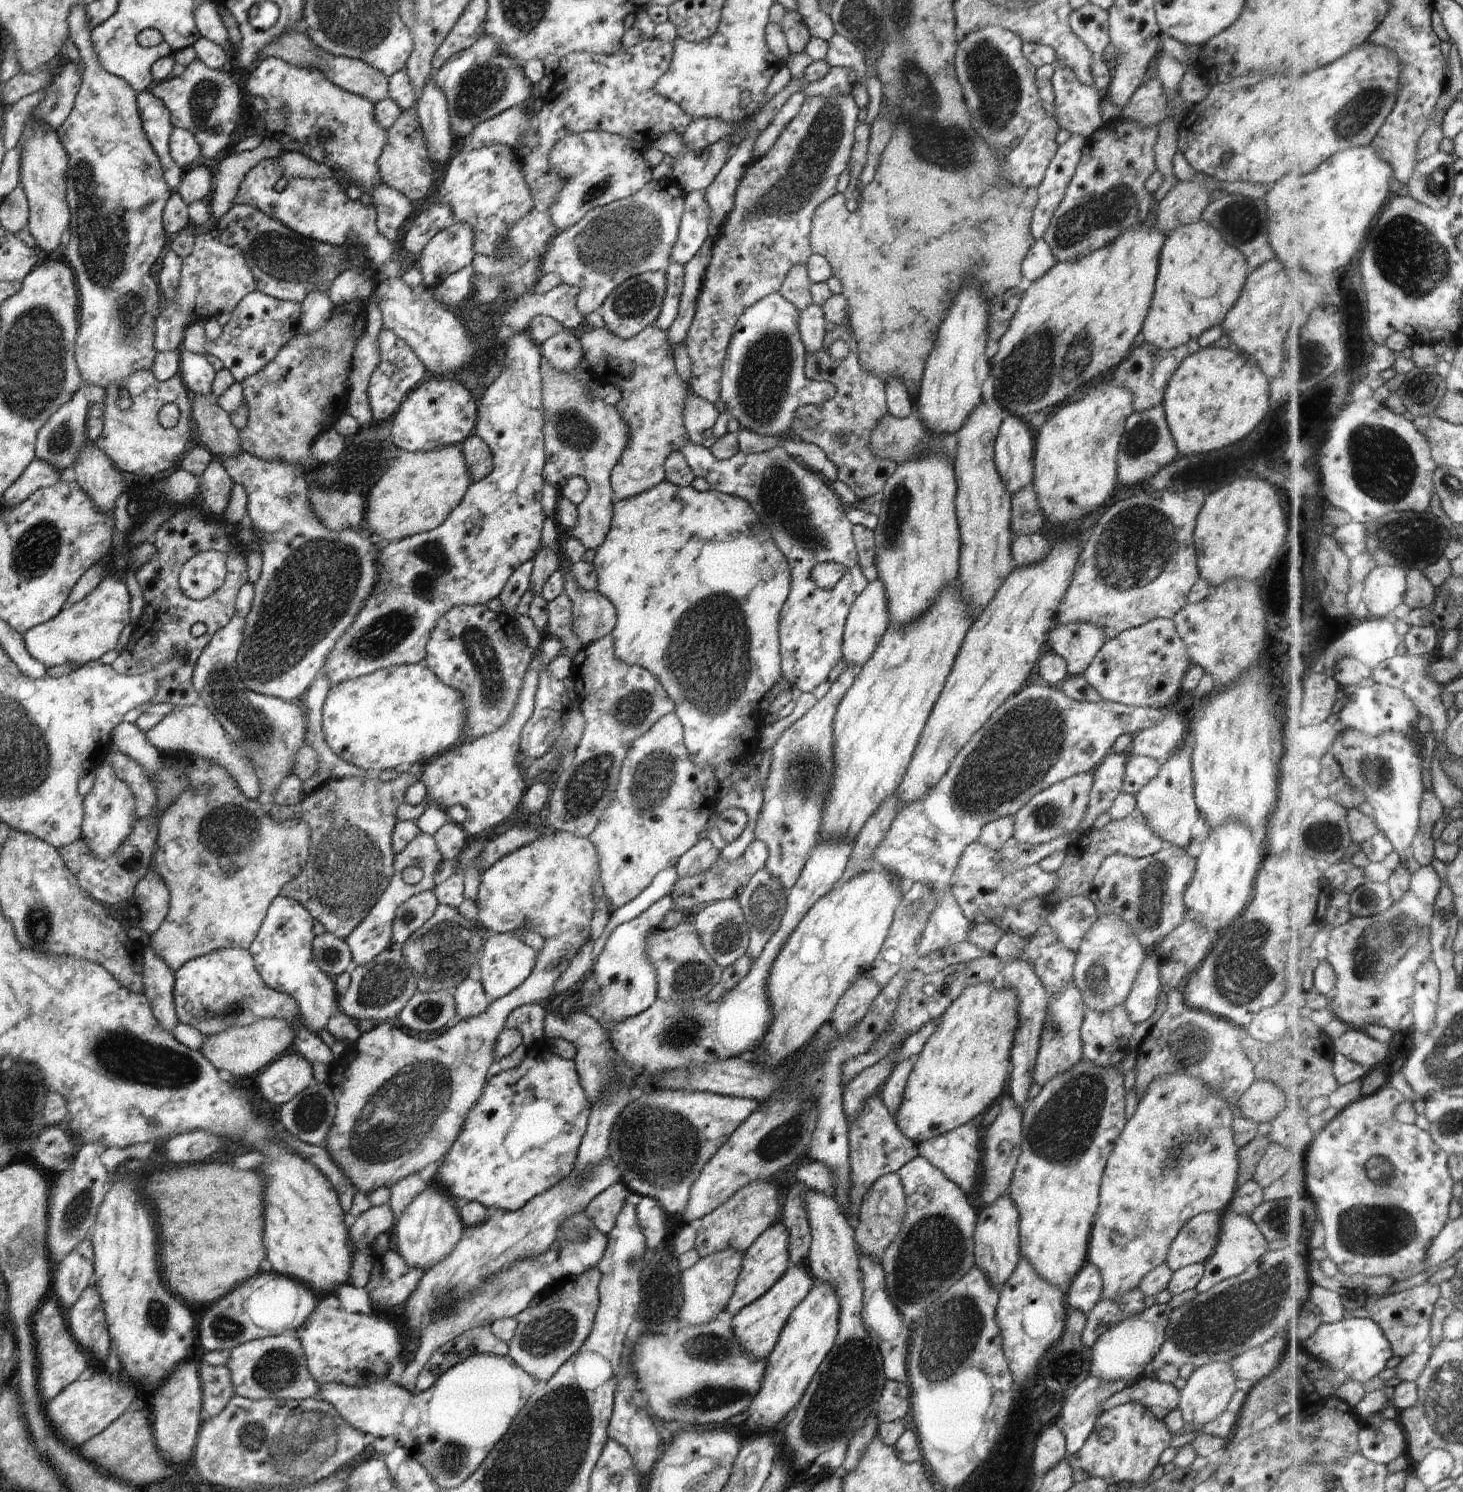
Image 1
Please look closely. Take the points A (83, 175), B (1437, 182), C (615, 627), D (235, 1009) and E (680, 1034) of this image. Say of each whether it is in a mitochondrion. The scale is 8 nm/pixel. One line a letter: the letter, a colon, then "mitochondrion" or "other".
A: mitochondrion
B: mitochondrion
C: other
D: mitochondrion
E: mitochondrion

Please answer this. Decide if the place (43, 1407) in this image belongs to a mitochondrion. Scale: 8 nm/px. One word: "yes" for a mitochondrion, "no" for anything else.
no

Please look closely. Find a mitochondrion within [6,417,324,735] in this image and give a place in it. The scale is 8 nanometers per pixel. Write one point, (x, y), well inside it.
(34, 553)

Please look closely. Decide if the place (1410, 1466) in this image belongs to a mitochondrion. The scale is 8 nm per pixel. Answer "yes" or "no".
no

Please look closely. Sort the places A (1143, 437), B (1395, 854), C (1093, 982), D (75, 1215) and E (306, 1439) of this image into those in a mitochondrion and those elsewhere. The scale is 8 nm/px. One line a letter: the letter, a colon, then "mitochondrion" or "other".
A: mitochondrion
B: other
C: mitochondrion
D: mitochondrion
E: mitochondrion

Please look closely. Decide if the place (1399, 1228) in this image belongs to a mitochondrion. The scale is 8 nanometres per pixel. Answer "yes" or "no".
yes

